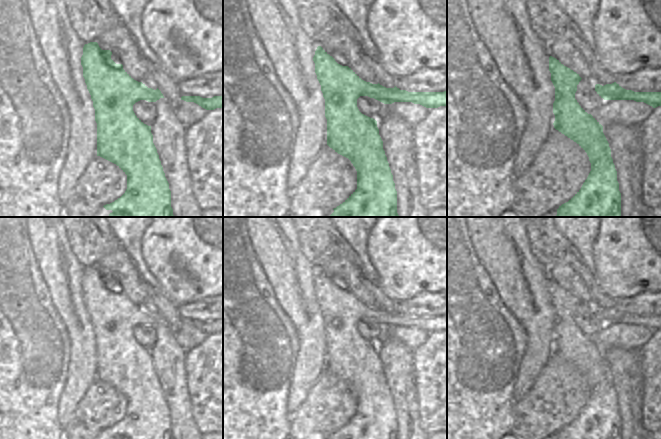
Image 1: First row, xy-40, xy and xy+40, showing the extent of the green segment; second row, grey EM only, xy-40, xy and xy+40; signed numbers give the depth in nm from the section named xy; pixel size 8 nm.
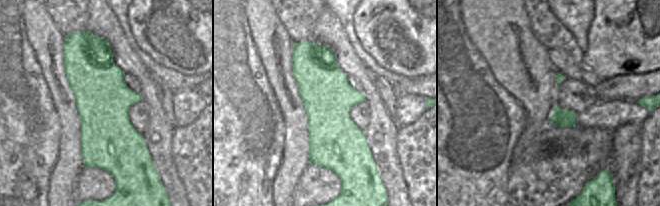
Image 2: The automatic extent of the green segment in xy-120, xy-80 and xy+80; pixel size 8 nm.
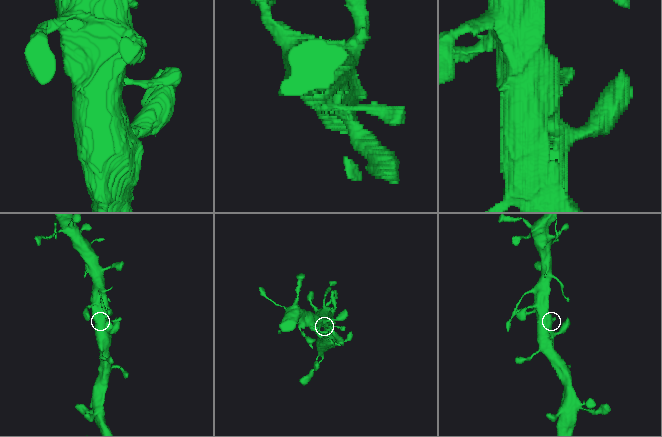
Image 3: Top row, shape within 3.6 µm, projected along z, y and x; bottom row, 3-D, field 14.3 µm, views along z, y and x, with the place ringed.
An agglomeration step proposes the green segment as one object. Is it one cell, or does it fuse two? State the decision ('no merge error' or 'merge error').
no merge error

